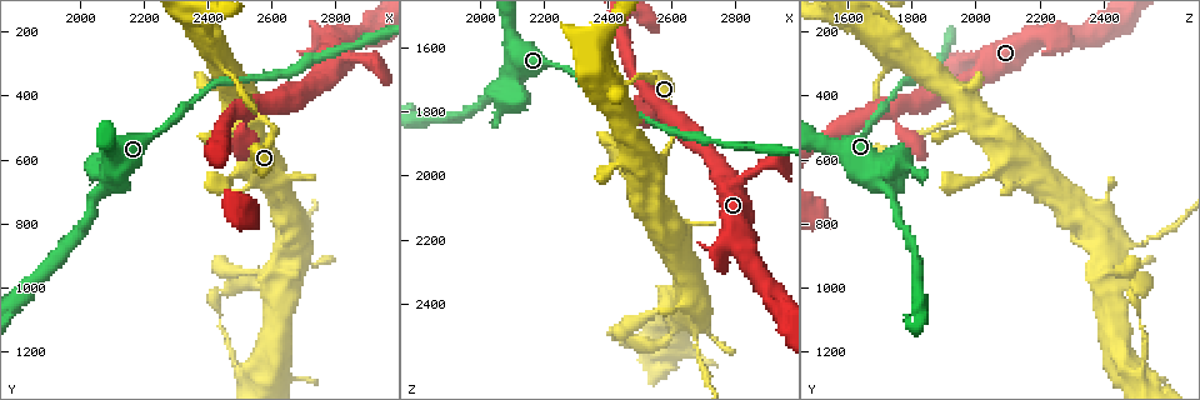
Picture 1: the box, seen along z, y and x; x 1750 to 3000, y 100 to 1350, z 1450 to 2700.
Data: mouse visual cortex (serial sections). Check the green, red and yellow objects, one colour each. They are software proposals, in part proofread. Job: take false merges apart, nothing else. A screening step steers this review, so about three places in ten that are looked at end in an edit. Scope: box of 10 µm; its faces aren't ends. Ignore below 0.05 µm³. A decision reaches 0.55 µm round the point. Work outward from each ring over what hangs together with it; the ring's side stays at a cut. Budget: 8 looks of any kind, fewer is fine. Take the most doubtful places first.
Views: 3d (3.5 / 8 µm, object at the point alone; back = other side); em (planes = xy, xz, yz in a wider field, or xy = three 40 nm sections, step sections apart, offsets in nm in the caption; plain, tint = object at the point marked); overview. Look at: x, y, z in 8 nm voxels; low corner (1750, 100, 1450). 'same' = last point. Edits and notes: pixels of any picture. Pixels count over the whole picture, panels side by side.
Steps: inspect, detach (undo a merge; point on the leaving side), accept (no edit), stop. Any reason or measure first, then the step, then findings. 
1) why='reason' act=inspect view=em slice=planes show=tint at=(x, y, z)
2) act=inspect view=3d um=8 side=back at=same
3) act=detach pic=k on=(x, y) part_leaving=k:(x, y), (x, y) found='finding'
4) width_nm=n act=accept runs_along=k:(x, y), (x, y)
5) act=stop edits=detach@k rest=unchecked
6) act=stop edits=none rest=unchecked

act=inspect view=3d um=3.5 at=(2680, 860, 2520)

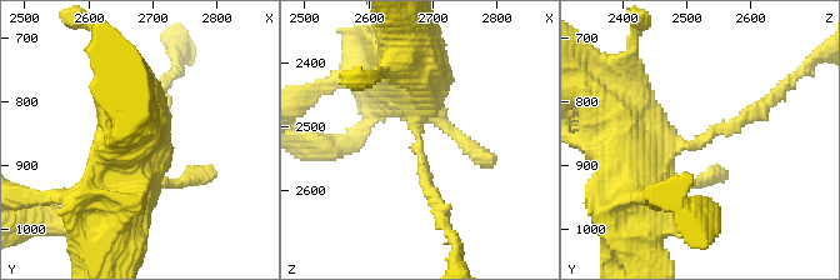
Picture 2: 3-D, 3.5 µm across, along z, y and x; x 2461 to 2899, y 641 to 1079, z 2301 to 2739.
arm_widths_nm=200,600 why='now the EM' act=inspect view=em slice=xy step=5 show=tint at=(2675, 860, 2525)

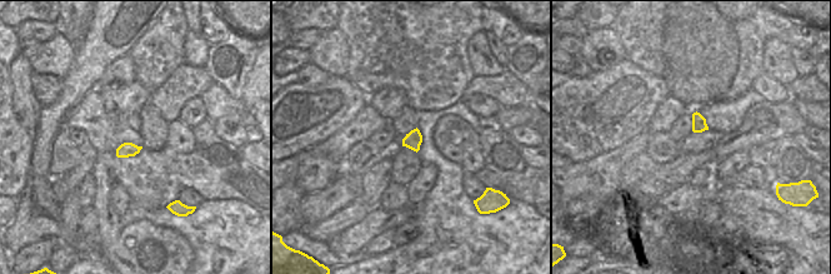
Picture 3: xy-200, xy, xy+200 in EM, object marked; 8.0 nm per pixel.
act=accept runs_along=2:(628, 154), (695, 146), (765, 104) found='all the same cell'

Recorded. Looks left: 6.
act=inspect view=3d um=8 at=(2530, 430, 1750)

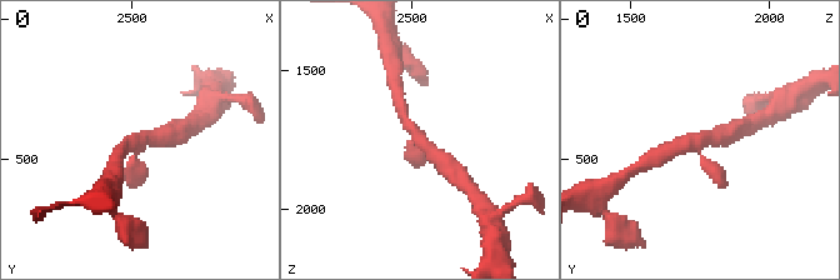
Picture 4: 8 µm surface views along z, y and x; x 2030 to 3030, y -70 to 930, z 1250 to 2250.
act=inspect view=3d um=3.5 at=same

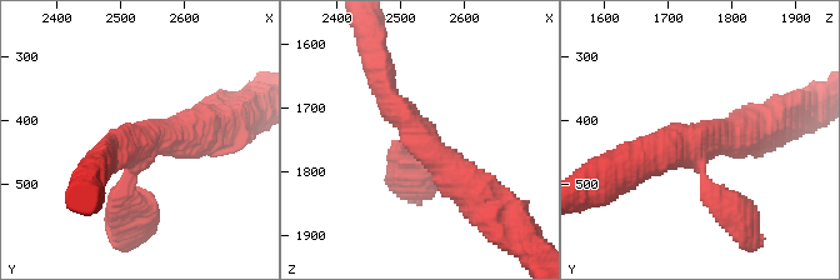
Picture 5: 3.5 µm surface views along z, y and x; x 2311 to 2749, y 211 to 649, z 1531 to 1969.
arms=3 arm_widths_nm=300,350,500 why='shape alone is not enough' act=inspect view=em slice=xy step=5 show=tint at=(2535, 435, 1745)

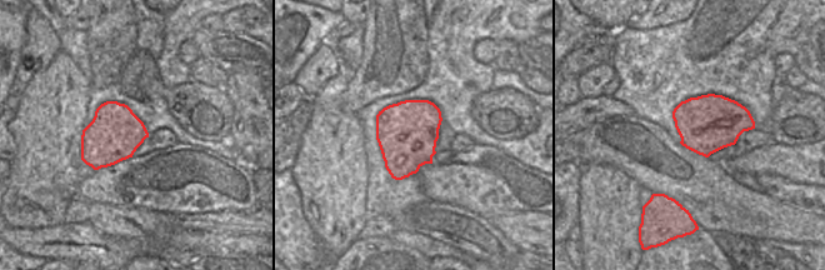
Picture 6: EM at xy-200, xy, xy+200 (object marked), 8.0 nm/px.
act=accept runs_along=5:(479, 195), (390, 106), (379, 74) found='one cell here'

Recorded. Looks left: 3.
act=inspect view=3d um=3.5 at=(2090, 680, 1710)

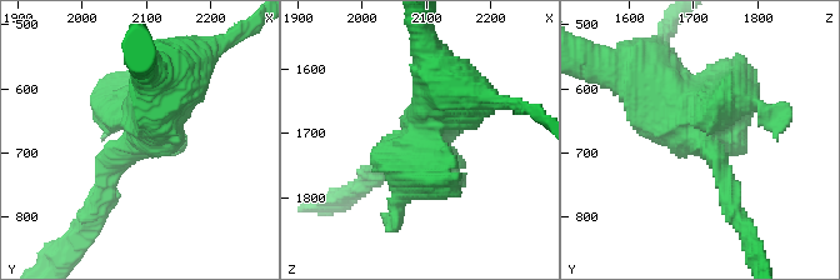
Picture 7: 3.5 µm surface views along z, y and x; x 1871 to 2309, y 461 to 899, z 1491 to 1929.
act=inspect view=em slice=planes show=tint at=(2095, 675, 1705)

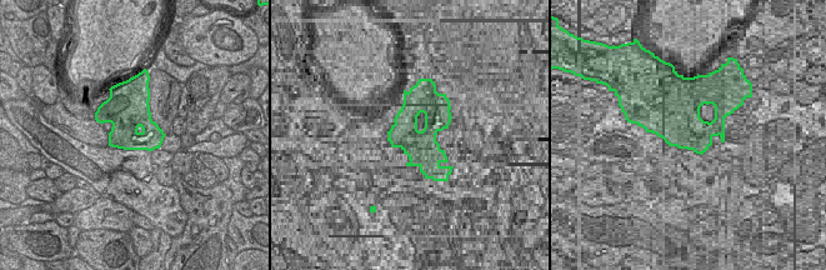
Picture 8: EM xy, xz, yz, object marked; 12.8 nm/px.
act=detach pic=7 on=(119, 76) found='two cells meet here'

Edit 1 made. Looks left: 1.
act=stop edits=detach@7 rest=unchecked

